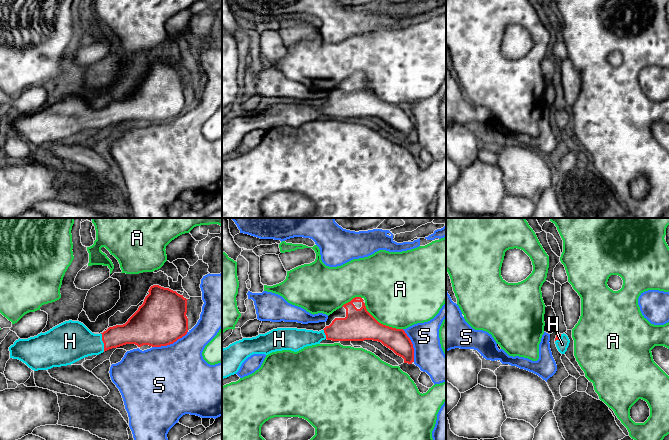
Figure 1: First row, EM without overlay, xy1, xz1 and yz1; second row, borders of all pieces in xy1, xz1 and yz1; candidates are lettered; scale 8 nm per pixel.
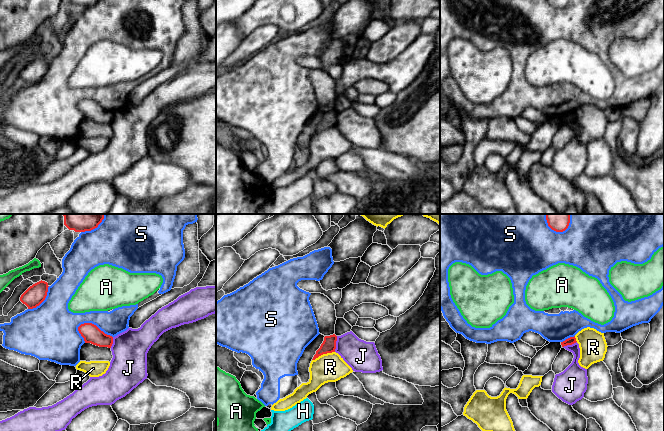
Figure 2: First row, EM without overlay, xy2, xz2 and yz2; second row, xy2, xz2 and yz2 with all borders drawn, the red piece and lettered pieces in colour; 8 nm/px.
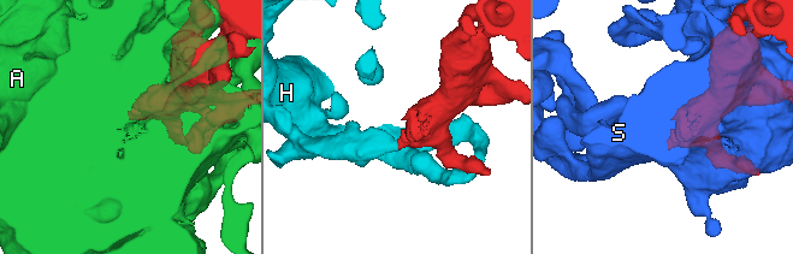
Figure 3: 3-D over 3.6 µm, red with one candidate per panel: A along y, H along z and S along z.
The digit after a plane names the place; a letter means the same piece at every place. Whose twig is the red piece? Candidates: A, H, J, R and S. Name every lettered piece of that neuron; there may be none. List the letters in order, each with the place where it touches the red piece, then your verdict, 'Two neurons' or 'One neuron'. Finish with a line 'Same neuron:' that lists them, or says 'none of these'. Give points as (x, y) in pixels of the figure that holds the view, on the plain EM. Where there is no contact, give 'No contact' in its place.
A: Touches red at xz1 (380, 99). Two neurons
H: Touches red at xy1 (103, 118). One neuron
J: Touches red at xz2 (335, 120). Two neurons
R: Touches red at xz2 (323, 129). Two neurons
S: Touches red at xy2 (95, 101). Two neurons
Same neuron: H

